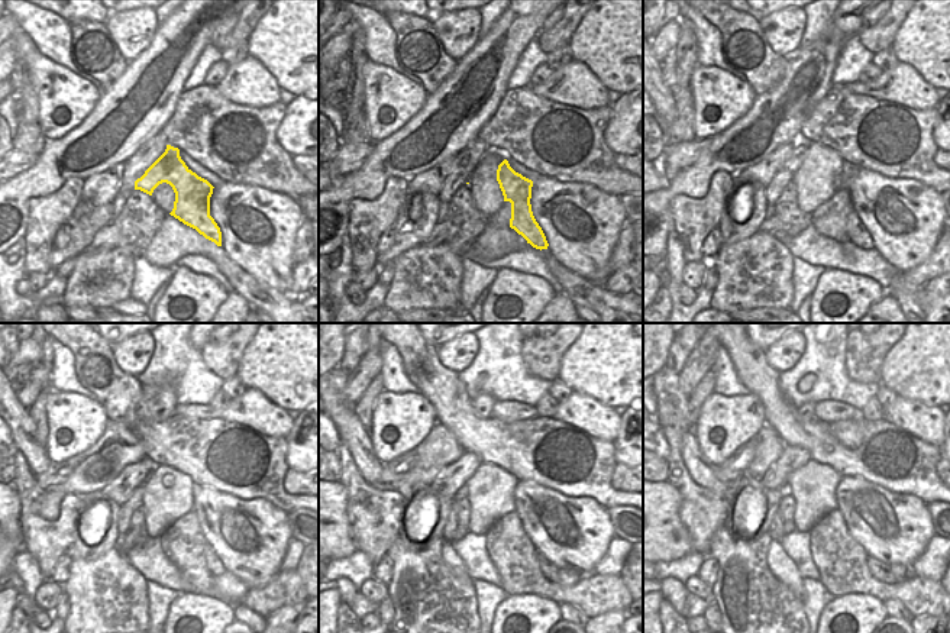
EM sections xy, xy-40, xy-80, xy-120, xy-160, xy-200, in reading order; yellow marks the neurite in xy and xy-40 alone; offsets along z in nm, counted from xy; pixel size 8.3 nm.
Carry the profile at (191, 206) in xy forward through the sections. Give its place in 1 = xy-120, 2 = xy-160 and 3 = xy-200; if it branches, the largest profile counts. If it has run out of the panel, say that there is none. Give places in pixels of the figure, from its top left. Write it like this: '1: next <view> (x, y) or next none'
1: next xy-120 (215, 565)
2: next xy-160 (566, 575)
3: next xy-200 (889, 574)

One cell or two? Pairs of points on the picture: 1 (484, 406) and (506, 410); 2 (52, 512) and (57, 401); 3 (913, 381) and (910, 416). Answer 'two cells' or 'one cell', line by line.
1: two cells
2: two cells
3: two cells

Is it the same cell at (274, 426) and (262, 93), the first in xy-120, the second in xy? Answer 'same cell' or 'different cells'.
same cell

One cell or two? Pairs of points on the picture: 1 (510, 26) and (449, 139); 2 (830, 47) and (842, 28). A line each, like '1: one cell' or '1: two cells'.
1: one cell
2: one cell

